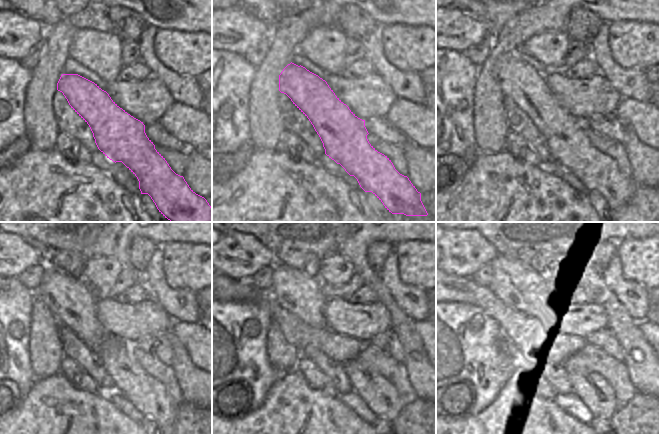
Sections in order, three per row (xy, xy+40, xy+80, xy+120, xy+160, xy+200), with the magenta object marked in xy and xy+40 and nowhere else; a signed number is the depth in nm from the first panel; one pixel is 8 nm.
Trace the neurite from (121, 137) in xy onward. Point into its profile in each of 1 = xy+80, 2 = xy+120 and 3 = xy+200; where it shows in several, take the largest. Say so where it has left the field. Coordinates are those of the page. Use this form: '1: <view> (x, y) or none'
1: xy+80 (566, 136)
2: xy+120 (71, 300)
3: xy+200 (518, 287)

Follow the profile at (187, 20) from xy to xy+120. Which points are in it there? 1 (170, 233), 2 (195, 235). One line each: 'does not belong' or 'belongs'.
1: belongs
2: belongs

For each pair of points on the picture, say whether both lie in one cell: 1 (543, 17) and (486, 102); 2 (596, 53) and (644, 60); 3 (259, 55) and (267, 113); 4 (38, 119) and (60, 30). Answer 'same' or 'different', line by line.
1: same
2: different
3: different
4: same

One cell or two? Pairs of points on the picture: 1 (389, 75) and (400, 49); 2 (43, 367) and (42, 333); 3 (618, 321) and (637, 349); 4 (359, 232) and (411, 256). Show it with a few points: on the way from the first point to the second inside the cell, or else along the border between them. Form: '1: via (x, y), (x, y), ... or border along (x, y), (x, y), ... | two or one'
1: border along (382, 44), (382, 52), (390, 63), (416, 71) | two
2: via (43, 359), (43, 341) | one
3: via (625, 328), (633, 342) | one
4: border along (417, 239), (398, 241), (394, 245) | two

